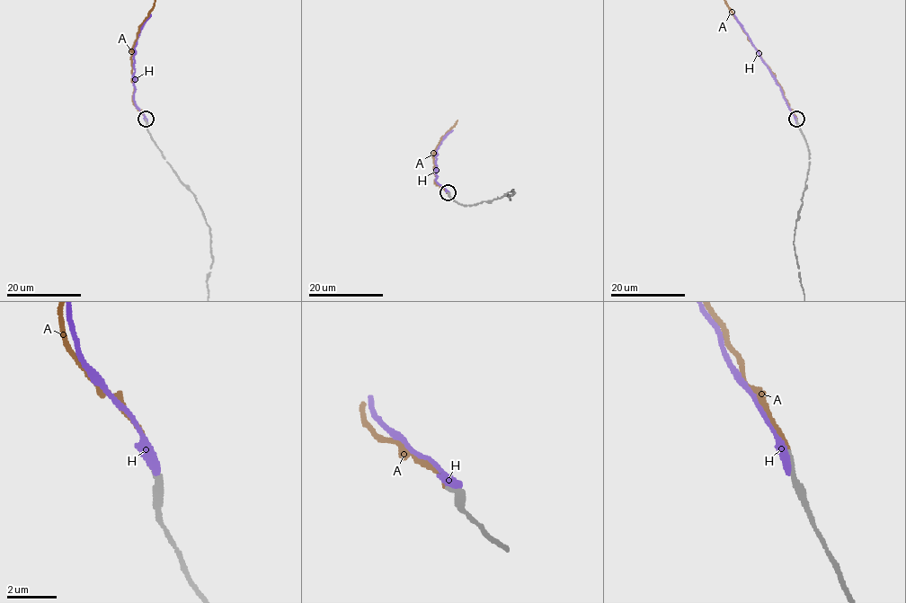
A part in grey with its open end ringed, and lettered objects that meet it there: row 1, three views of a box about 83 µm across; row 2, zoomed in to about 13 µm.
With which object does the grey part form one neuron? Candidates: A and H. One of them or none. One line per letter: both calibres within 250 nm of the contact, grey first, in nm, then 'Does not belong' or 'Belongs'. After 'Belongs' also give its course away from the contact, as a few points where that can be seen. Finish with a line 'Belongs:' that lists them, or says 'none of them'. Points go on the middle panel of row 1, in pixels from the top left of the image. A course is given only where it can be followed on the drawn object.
A: Thickness 190 nm (grey) against 180 nm. Belongs
H: Thickness 280 nm (grey) against 460 nm. Does not belong
Belongs: A

